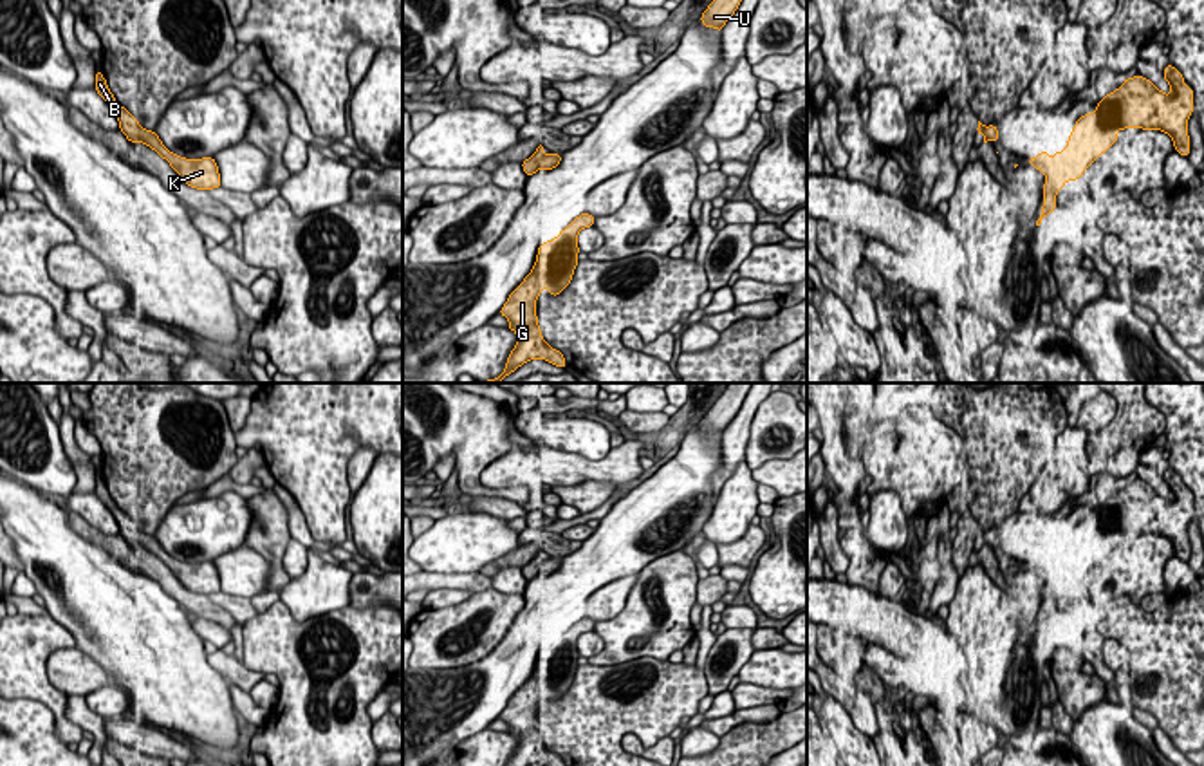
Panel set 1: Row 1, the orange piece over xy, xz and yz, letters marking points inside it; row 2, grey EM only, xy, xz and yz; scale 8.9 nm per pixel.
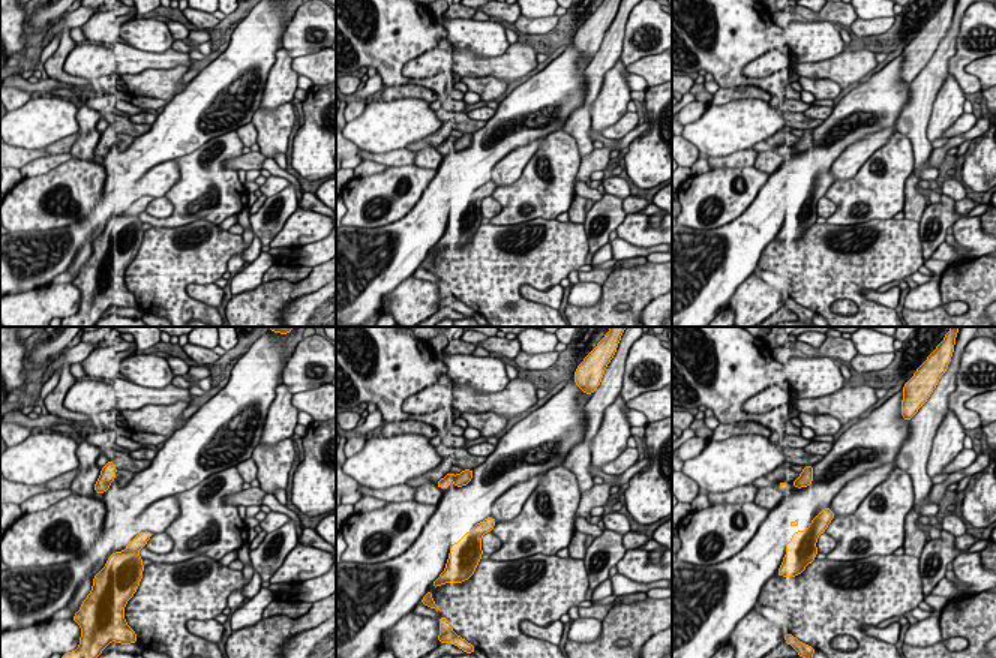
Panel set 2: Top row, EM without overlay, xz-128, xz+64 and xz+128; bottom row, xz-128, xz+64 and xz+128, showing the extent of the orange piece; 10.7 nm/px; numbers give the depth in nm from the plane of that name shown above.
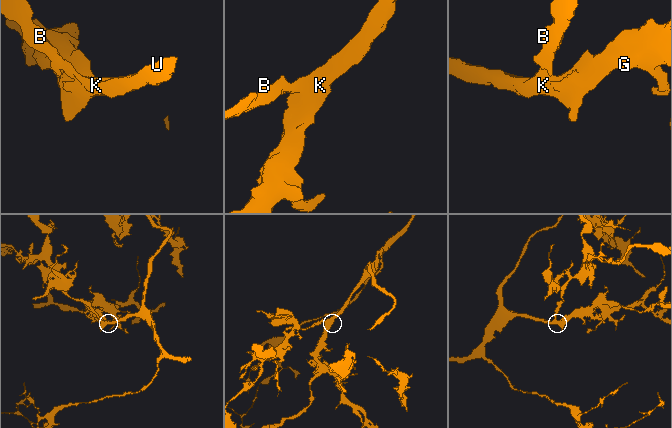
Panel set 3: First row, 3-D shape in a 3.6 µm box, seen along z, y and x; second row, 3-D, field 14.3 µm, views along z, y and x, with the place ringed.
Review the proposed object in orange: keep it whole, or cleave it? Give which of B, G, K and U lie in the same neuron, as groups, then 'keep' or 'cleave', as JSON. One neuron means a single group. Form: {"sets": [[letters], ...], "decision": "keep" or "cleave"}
{"sets": [["B", "G", "K", "U"]], "decision": "keep"}

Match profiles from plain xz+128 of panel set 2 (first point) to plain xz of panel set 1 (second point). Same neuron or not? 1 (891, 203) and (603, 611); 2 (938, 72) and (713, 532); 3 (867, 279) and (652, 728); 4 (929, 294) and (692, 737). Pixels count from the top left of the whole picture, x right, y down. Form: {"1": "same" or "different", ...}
{"1": "different", "2": "different", "3": "same", "4": "same"}

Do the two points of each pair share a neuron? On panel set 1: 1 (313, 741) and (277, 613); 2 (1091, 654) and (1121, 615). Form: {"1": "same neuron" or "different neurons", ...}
{"1": "same neuron", "2": "different neurons"}

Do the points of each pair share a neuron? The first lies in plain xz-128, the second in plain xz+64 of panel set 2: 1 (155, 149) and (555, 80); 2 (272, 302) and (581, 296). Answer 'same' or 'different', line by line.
1: same
2: different

